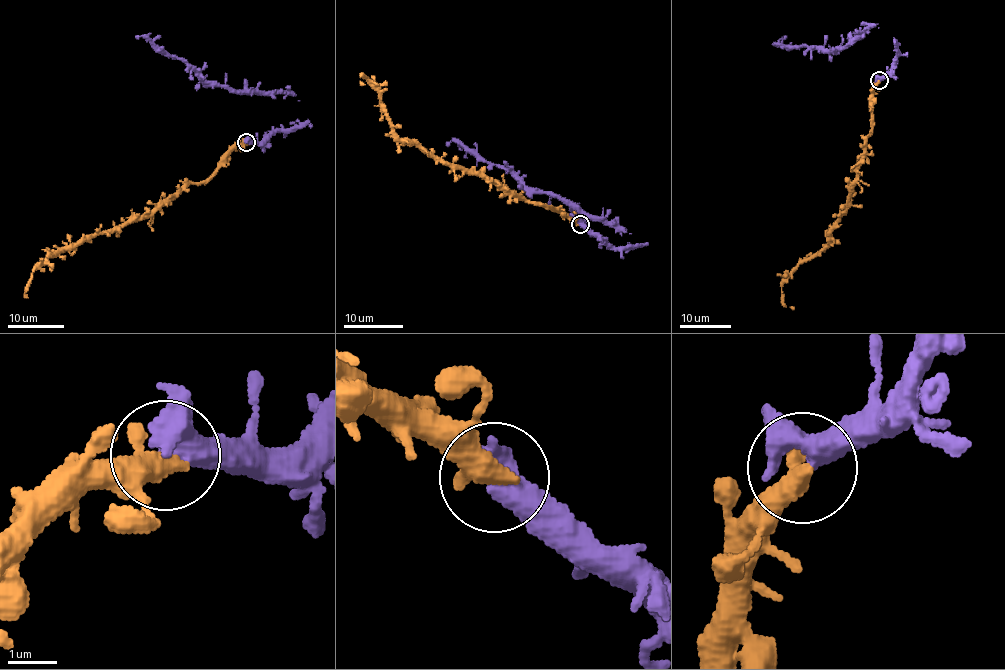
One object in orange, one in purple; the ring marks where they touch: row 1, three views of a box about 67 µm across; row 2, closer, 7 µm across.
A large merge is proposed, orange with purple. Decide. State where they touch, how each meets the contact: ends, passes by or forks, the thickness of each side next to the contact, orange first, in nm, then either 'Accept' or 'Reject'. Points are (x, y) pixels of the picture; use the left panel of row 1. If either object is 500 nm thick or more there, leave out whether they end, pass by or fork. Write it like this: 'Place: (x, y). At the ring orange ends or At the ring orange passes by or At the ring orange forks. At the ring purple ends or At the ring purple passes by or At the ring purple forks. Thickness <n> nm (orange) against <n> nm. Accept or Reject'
Place: (246, 142). Thickness 550 nm (orange) against 360 nm. Accept

